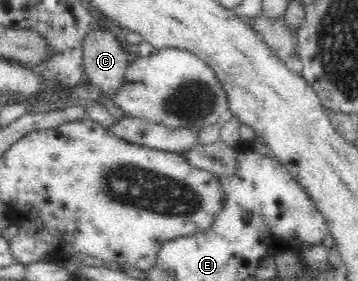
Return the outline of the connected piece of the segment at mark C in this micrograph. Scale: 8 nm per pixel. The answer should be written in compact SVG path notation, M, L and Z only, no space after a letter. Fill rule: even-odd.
M97 26L90 30L82 48L86 80L106 96L116 96L129 65L122 43L112 33Z

